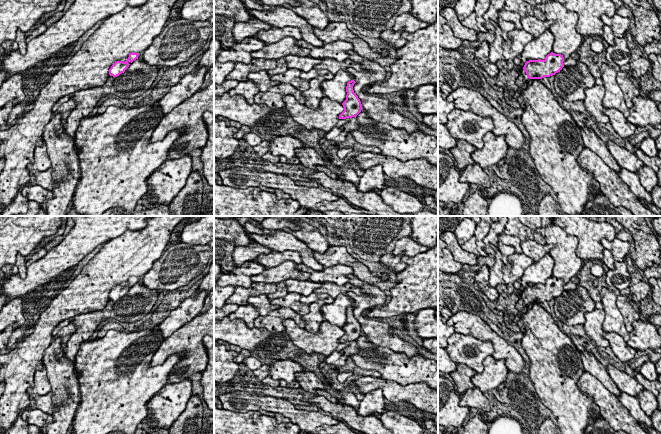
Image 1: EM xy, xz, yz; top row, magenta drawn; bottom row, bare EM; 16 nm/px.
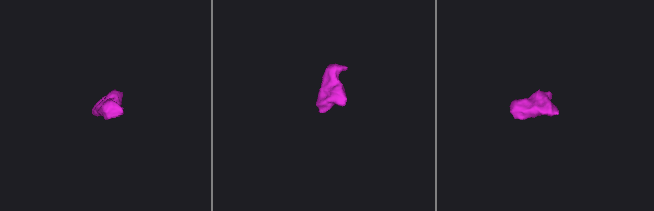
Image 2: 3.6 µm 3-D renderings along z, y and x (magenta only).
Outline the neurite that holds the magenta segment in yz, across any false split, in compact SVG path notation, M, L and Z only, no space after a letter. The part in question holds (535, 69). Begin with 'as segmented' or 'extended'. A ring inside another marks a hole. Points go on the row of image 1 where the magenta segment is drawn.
extended; M551 52L544 60L529 60L525 63L521 70L521 75L525 81L530 79L542 79L550 77L560 72L562 68L568 66L575 66L579 61L579 54L572 53L568 59L564 59L563 55Z

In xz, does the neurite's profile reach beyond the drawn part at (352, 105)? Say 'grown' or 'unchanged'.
grown

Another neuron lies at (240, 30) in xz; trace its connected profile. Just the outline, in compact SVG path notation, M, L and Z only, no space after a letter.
M252 17L247 22L236 22L231 33L236 43L240 43L244 38L252 37L260 30L268 30L271 27L272 26L270 24L262 22L256 17Z

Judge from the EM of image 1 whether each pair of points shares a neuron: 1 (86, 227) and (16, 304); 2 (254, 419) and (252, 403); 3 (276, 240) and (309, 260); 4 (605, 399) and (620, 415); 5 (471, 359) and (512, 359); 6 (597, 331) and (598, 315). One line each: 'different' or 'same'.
1: different
2: different
3: same
4: same
5: different
6: same

